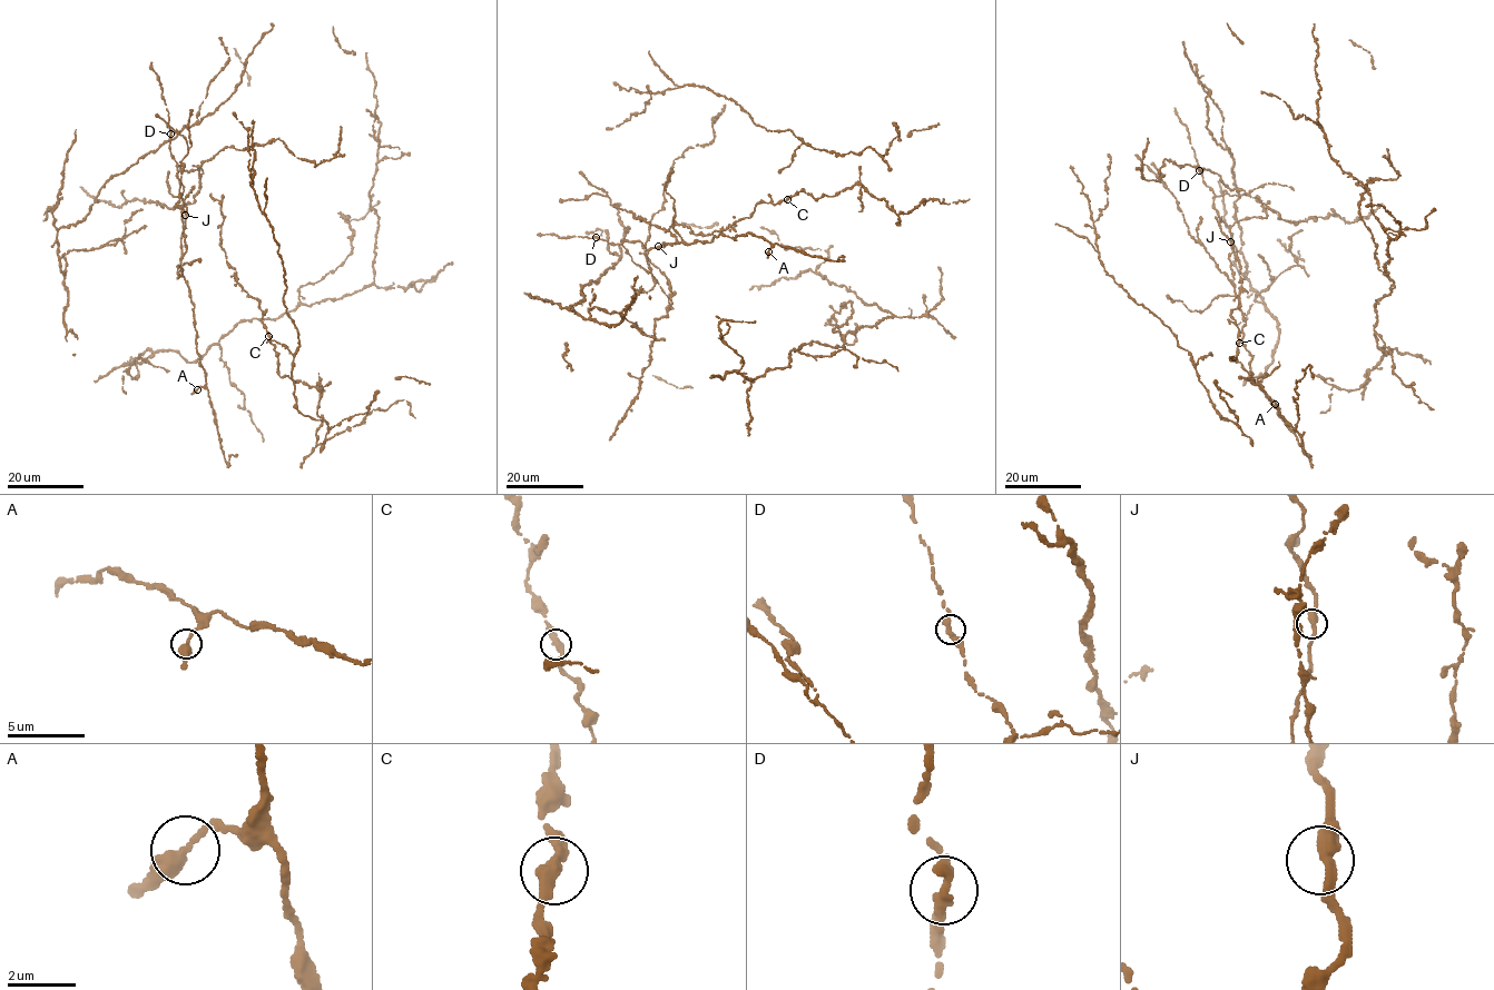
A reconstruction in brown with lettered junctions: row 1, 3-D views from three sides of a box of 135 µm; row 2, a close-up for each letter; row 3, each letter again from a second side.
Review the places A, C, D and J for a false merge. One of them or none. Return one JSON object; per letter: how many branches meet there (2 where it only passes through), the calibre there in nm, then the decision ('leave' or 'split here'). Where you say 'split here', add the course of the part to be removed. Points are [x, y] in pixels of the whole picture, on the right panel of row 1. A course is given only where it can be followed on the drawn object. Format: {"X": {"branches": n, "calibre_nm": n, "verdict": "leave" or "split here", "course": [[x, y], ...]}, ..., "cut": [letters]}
{"A": {"branches": 2, "calibre_nm": 340, "verdict": "leave"}, "C": {"branches": 2, "calibre_nm": 380, "verdict": "leave"}, "D": {"branches": 2, "calibre_nm": 360, "verdict": "leave"}, "J": {"branches": 2, "calibre_nm": 360, "verdict": "leave"}, "cut": []}

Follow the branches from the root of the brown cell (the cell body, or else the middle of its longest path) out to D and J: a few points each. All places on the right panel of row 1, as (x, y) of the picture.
D: (1280, 408), (1250, 379), (1230, 226), (1199, 170)
J: (1280, 408), (1250, 379), (1251, 356), (1242, 342), (1246, 319), (1238, 308), (1232, 281), (1230, 241)

